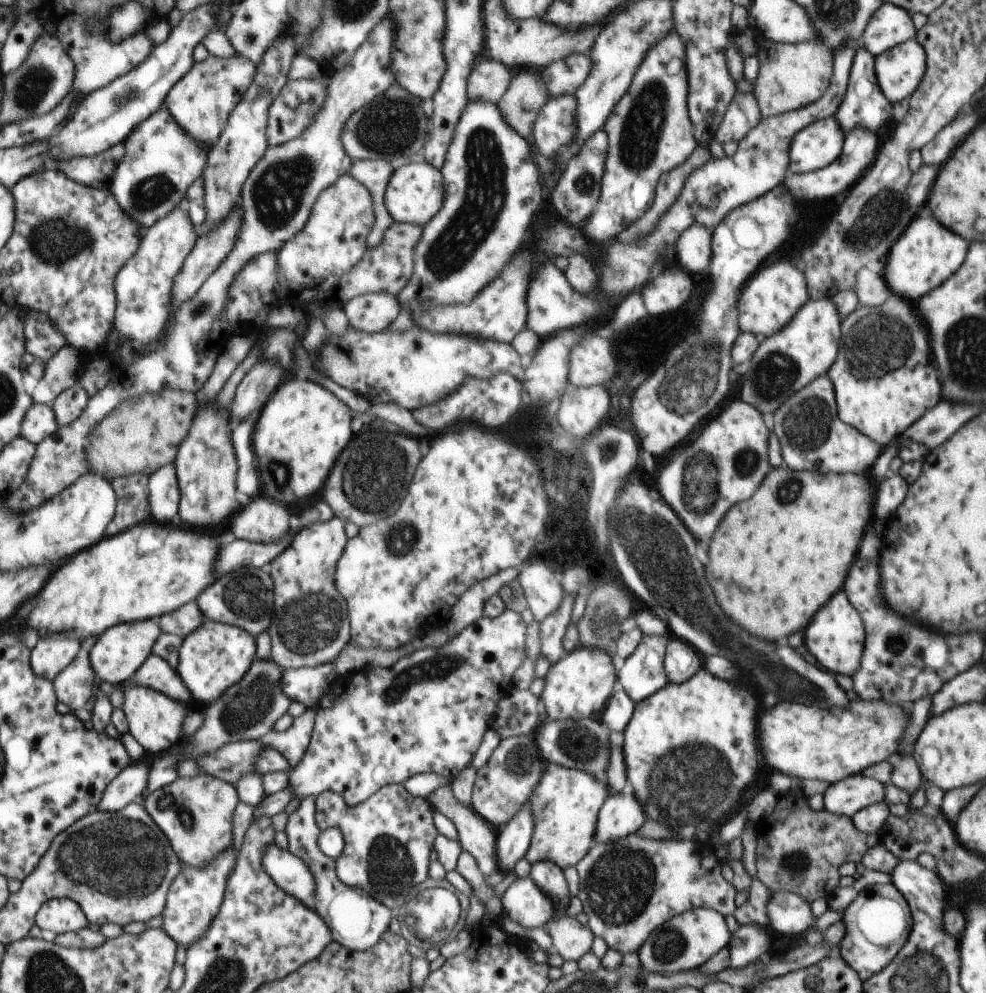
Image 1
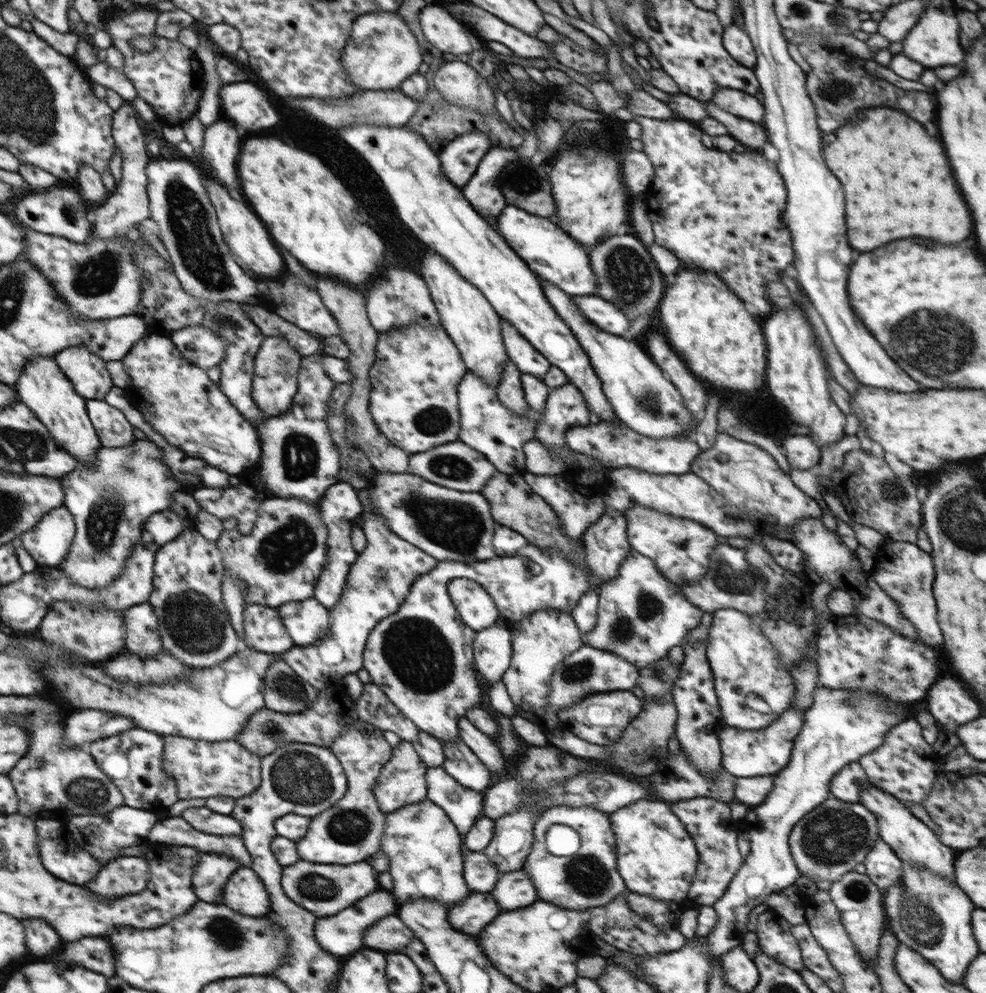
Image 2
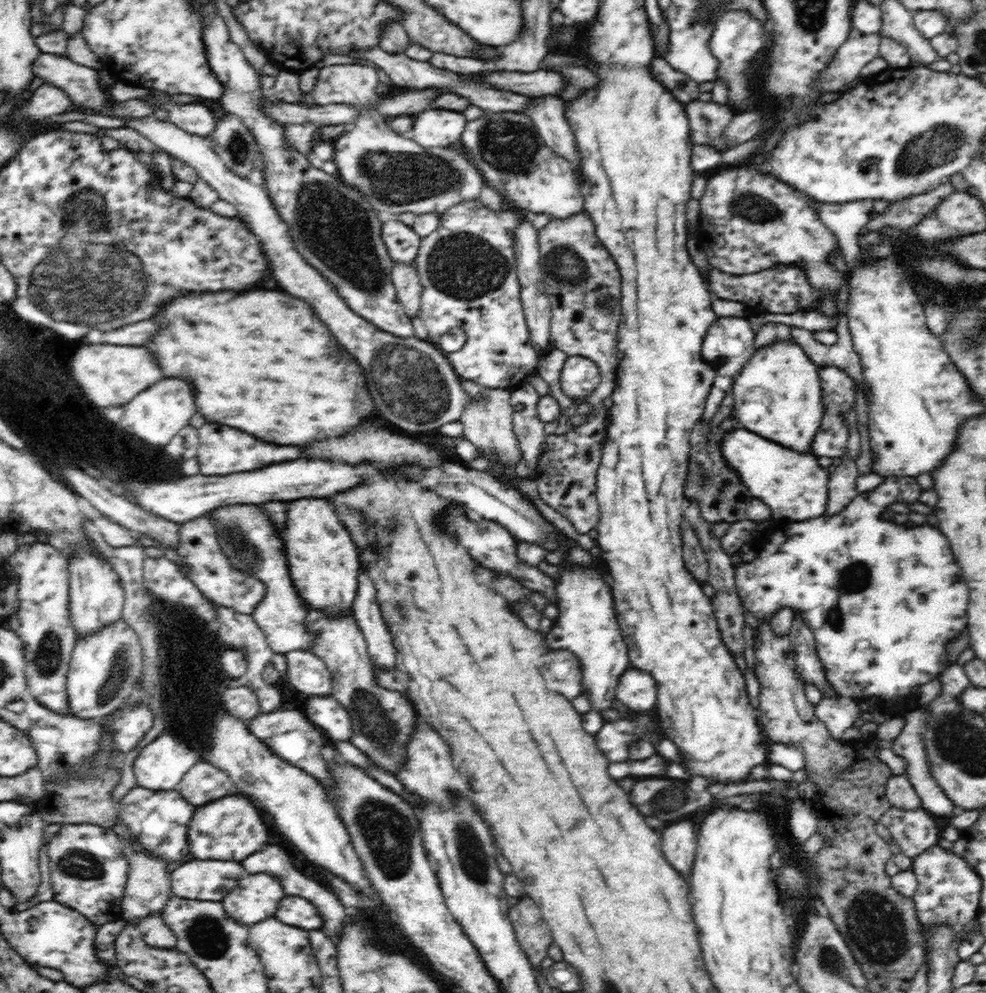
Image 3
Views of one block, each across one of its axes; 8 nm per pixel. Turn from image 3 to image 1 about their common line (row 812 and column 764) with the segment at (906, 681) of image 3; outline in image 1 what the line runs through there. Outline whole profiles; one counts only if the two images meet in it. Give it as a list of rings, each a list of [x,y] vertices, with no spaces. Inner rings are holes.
[[[741,925],[728,944],[732,968],[742,968],[770,953],[771,931],[756,925]]]

